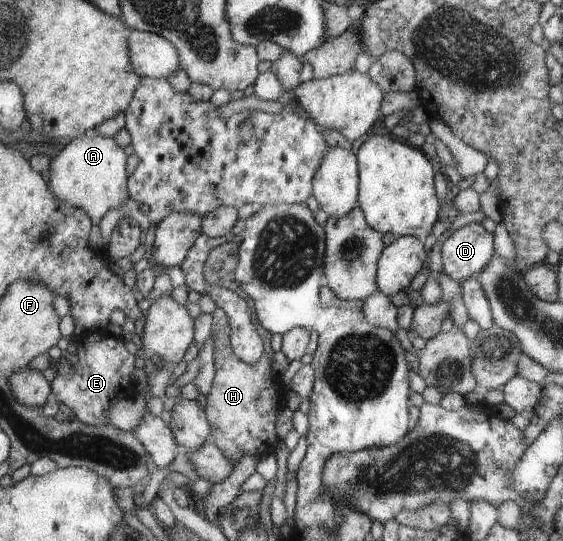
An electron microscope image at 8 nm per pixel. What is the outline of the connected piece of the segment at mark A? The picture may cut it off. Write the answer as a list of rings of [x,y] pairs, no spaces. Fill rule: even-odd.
[[[96,129],[73,138],[51,159],[48,186],[63,205],[86,212],[95,225],[109,209],[119,209],[127,201],[127,155],[113,138],[101,136]]]

